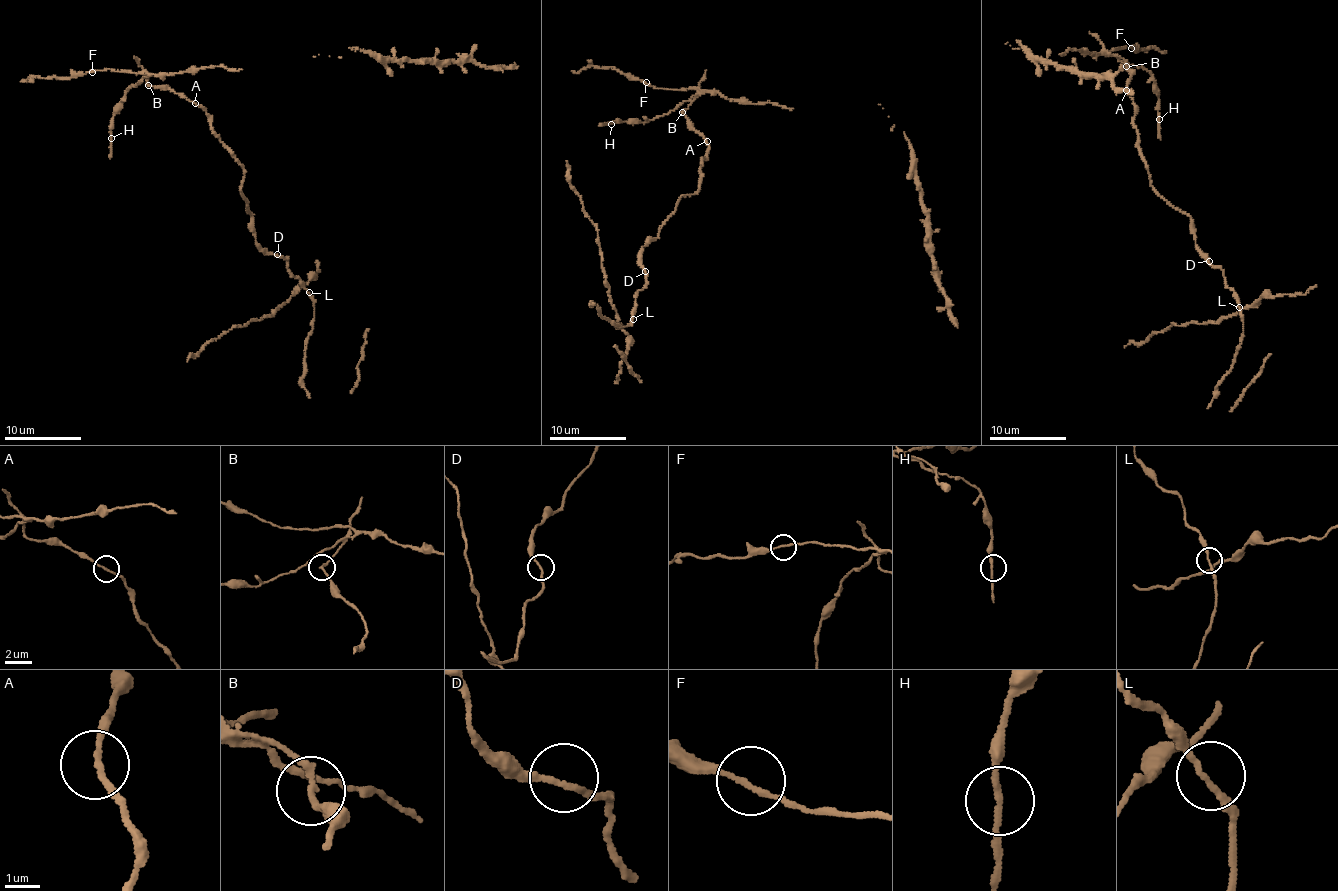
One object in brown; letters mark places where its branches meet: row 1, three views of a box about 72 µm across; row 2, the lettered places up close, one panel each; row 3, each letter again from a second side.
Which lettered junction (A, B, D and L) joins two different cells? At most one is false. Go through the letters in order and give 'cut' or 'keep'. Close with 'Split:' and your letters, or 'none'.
A: keep
B: cut
D: keep
L: keep
Split: B

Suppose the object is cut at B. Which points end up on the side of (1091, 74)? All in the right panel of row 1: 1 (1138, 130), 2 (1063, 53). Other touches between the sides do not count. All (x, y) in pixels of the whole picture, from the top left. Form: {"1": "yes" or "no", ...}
{"1": "yes", "2": "no"}

